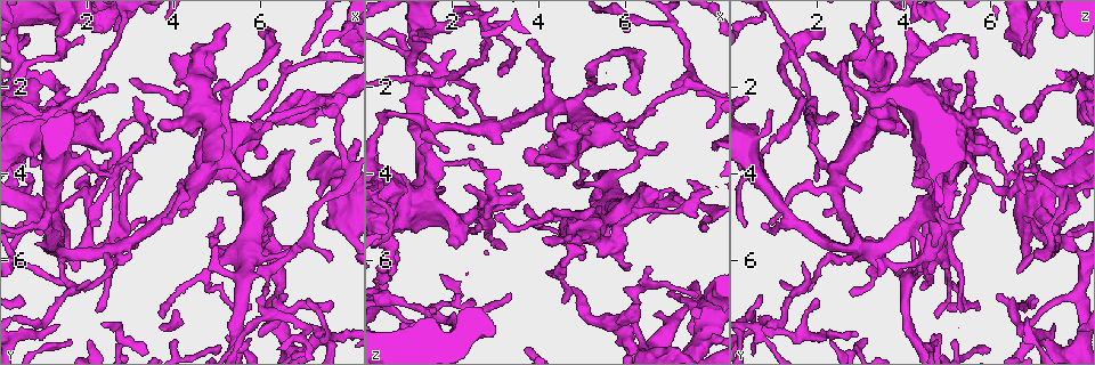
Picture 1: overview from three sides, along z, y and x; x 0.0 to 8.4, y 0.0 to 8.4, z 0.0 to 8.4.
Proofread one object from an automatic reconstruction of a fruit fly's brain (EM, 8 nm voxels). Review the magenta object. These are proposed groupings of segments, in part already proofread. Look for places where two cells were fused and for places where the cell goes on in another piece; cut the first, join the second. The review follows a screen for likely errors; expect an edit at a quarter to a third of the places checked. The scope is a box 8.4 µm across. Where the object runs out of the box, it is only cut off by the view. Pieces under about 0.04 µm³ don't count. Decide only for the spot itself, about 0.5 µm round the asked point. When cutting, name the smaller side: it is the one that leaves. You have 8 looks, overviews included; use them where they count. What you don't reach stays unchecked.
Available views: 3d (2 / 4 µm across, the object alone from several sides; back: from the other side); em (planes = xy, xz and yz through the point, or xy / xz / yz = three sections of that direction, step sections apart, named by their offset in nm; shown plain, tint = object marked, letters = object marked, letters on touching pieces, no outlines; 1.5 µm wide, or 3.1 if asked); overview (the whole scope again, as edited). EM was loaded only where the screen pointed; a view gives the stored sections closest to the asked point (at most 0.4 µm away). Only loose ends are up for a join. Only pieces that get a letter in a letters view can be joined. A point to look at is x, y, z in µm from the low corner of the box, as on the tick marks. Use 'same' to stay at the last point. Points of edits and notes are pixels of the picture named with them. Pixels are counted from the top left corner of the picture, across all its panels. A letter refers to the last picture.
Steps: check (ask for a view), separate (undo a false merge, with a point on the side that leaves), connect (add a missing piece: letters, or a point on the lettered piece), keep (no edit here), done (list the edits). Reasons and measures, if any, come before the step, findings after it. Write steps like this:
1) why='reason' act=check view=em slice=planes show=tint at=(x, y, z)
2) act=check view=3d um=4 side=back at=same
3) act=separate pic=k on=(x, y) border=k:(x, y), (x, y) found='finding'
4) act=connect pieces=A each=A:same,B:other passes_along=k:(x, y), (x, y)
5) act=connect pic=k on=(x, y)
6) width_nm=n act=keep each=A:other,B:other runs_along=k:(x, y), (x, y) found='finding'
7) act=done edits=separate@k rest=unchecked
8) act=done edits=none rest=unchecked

why='long arm stops here' act=check view=em slice=planes show=letters at=(1.95, 0.80, 3.45)

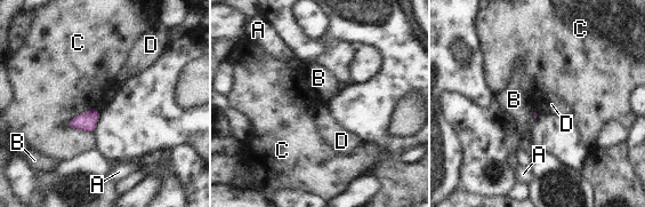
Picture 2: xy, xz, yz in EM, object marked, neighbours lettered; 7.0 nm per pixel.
act=keep each=A:other,B:other,C:other,D:other border=2:(95, 106), (74, 116), (66, 125) found='no lettered piece goes on from it'

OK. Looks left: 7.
why='an open end' act=check view=em slice=planes show=tint at=(1.50, 2.60, 1.00)

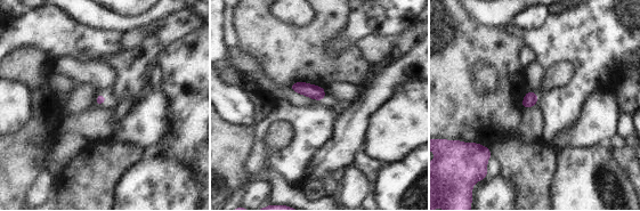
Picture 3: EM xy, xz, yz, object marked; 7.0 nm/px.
act=check view=em slice=planes show=letters at=same

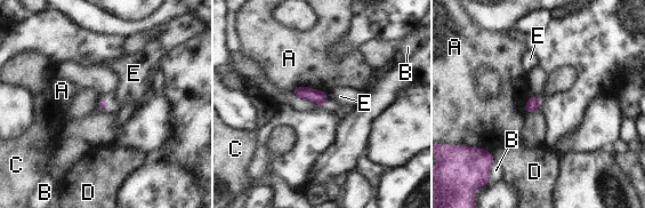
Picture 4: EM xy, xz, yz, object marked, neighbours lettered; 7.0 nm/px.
longest_contact=A:260nm act=keep each=A:other,B:other,C:other,D:other,E:other border=4:(327, 94), (328, 104) found='none of them fits'

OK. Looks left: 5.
why='stops while still wide' act=check view=3d um=4 at=(6.70, 3.50, 4.35)

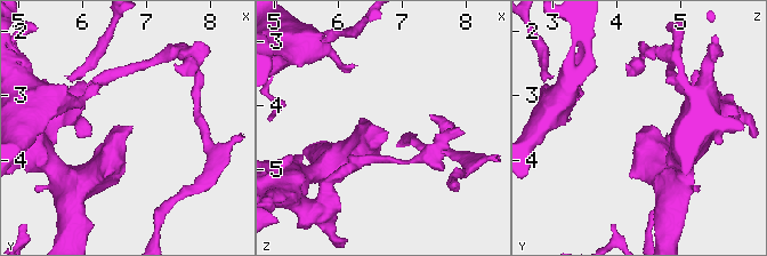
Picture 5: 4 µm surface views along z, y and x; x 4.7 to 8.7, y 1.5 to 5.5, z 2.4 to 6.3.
why='now the EM' act=check view=em slice=yz step=4 show=tint at=(6.75, 3.45, 4.35)

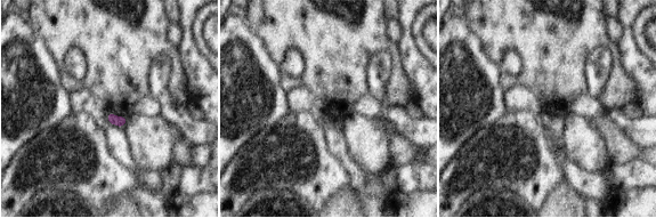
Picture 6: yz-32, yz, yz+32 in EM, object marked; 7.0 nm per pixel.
act=check view=em slice=planes show=letters at=same

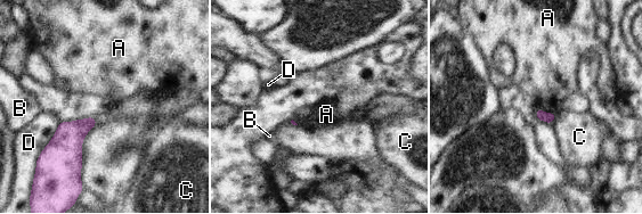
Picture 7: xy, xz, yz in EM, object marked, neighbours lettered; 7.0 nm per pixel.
act=keep each=A:other,B:other,C:other,D:other border=7:(537, 106), (544, 112), (554, 113) found='none of them fits'

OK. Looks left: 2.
act=done edits=none rest=unchecked

